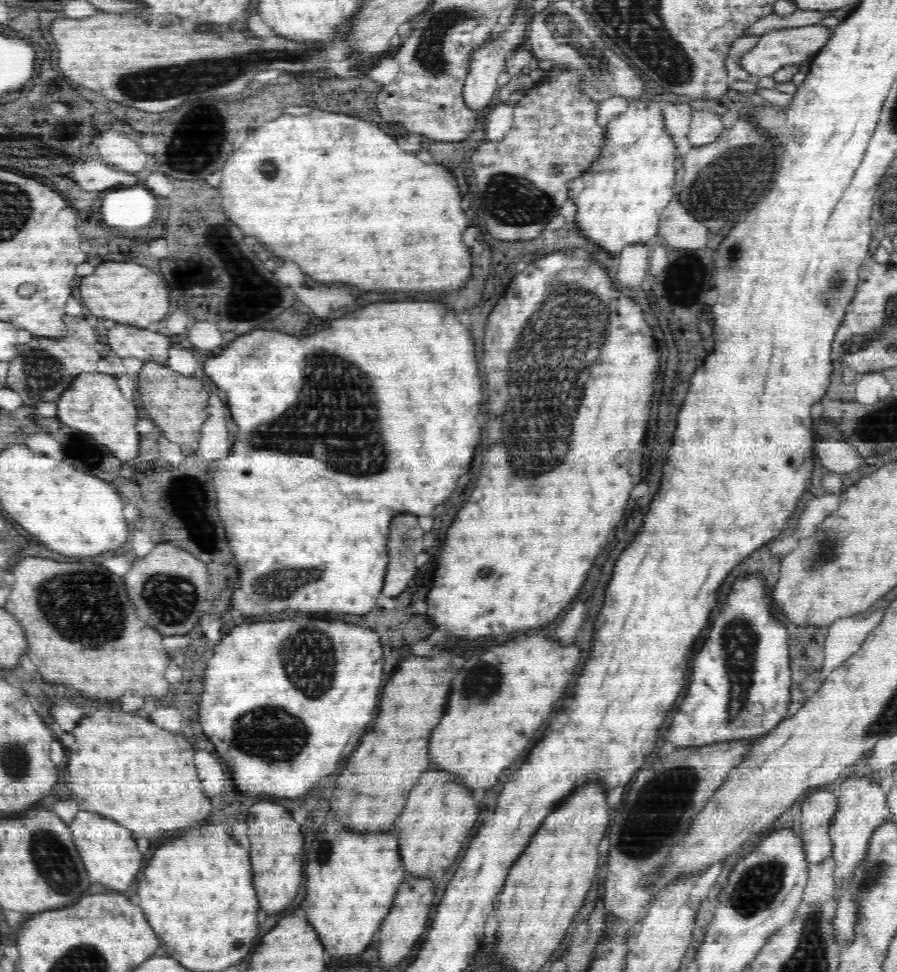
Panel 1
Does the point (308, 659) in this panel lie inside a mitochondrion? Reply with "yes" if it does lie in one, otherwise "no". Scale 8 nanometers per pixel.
yes

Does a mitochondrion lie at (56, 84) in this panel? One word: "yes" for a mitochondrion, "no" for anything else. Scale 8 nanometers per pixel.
no

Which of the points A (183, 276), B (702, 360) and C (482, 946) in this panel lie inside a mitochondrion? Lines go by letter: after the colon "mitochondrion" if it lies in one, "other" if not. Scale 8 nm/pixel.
A: other
B: other
C: other

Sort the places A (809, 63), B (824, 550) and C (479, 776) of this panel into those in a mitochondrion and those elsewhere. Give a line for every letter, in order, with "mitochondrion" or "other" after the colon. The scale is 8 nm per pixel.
A: other
B: mitochondrion
C: other

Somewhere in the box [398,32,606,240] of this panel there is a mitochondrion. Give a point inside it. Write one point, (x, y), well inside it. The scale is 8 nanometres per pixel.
(514, 201)

